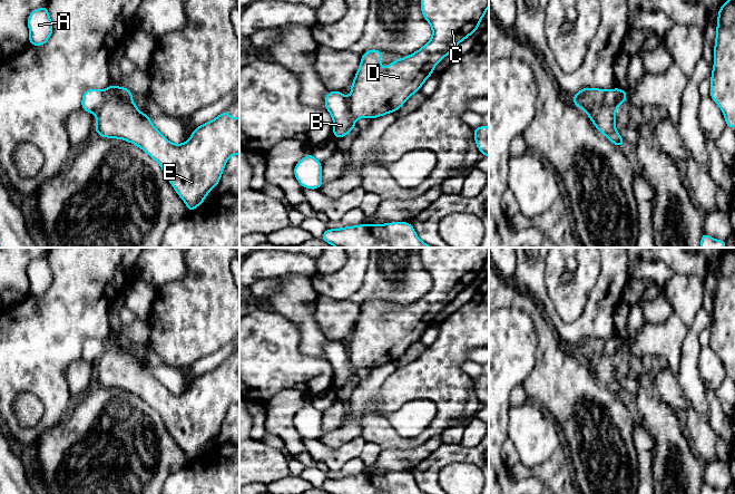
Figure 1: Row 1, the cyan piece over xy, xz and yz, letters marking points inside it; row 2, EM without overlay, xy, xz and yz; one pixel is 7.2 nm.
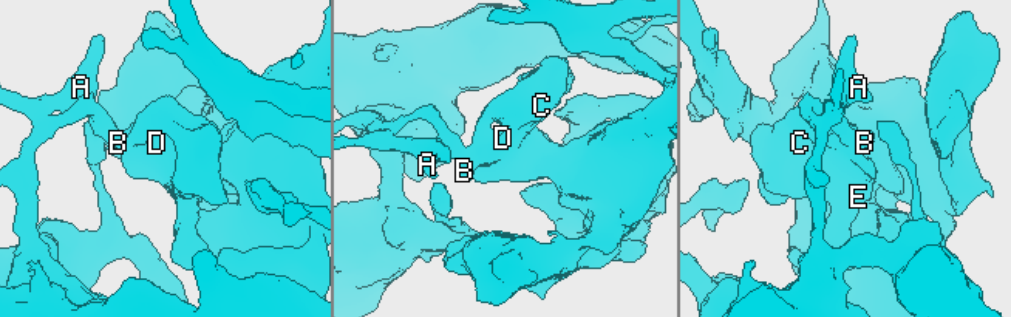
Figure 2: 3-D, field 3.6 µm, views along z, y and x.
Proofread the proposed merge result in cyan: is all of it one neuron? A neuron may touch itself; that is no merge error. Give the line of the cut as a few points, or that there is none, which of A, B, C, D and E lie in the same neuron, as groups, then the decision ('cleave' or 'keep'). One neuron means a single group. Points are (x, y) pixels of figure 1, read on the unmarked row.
xy (105, 340), (105, 350), (96, 364) | A B / C D E | cleave

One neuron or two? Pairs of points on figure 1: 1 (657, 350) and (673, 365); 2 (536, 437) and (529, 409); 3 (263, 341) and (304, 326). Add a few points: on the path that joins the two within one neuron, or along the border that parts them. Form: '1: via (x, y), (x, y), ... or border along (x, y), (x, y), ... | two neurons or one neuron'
1: via (662, 352), (669, 360) | one neuron
2: via (531, 430), (529, 427), (529, 416) | one neuron
3: border along (277, 311), (297, 328), (300, 350), (304, 354) | two neurons

